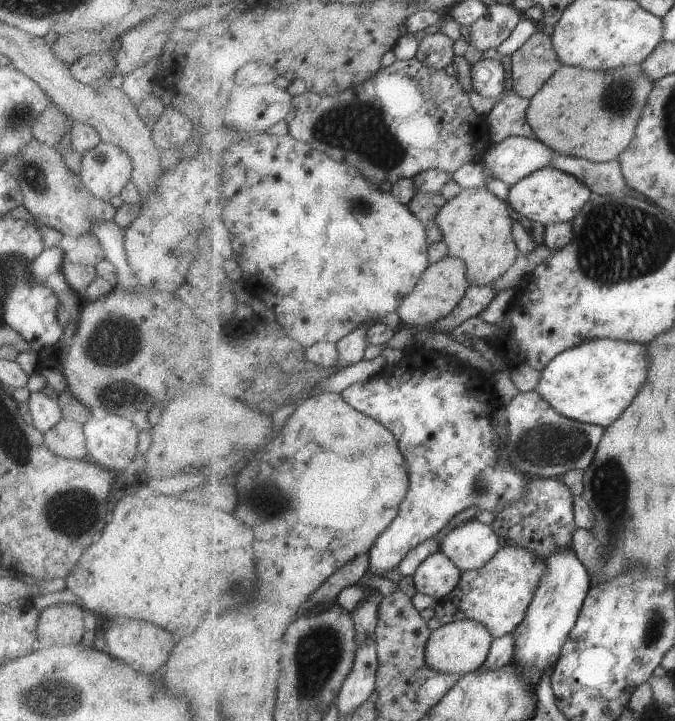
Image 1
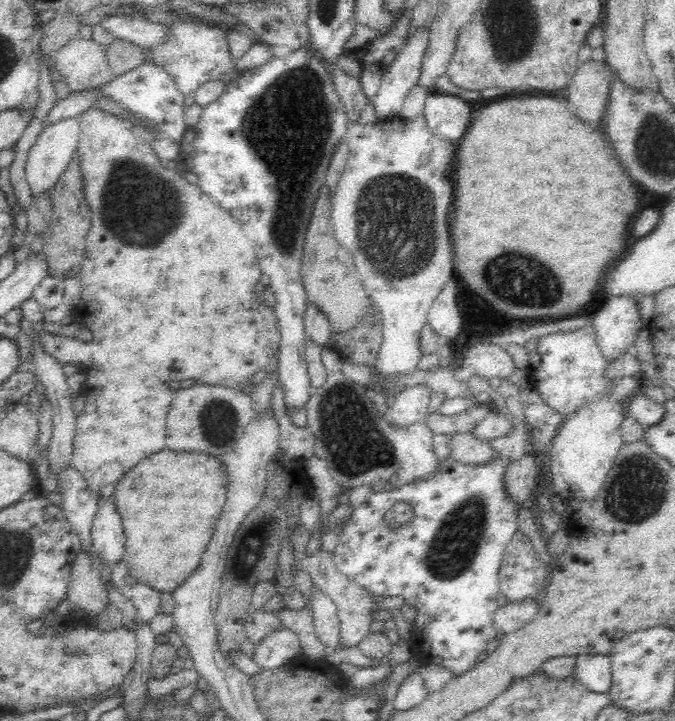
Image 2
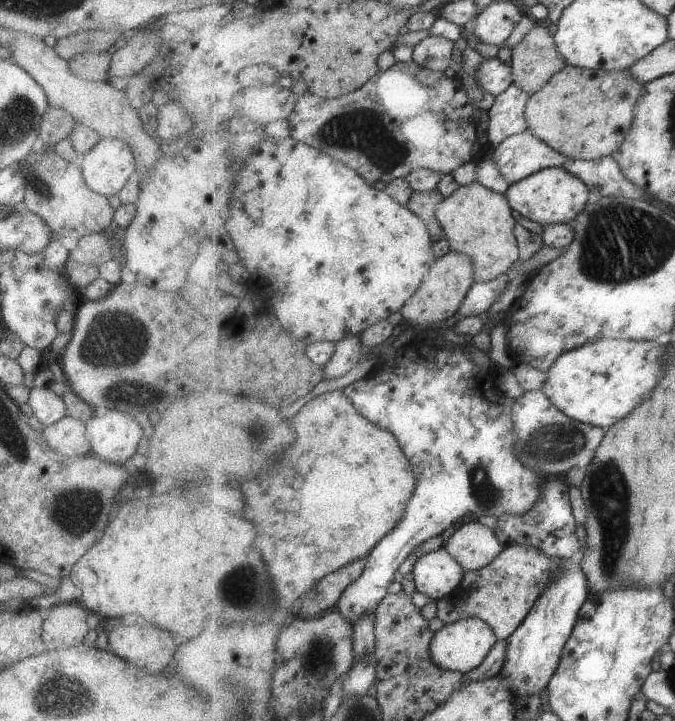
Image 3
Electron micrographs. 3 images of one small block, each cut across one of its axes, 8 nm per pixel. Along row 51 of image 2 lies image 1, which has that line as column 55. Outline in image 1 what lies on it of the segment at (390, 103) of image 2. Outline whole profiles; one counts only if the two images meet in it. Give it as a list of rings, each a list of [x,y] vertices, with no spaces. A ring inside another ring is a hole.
[[[41,391],[29,393],[28,410],[31,414],[32,425],[41,433],[55,426],[62,419],[61,408],[57,399],[48,397]]]

